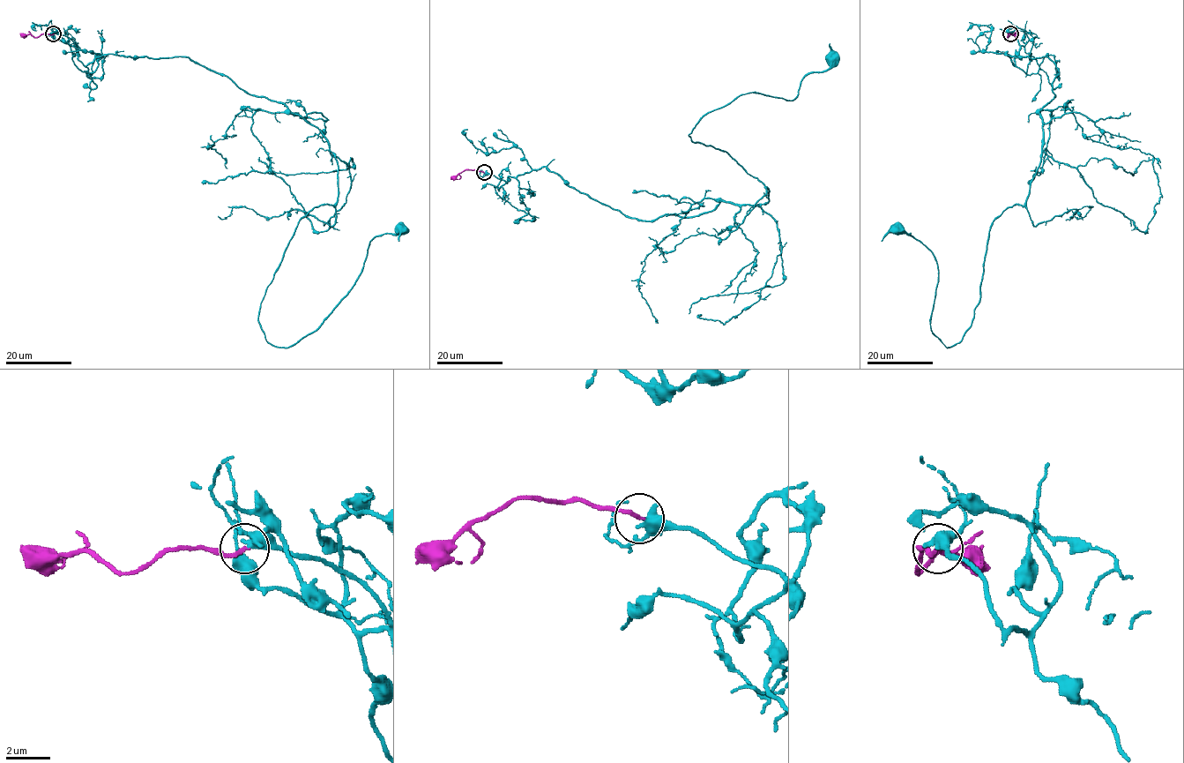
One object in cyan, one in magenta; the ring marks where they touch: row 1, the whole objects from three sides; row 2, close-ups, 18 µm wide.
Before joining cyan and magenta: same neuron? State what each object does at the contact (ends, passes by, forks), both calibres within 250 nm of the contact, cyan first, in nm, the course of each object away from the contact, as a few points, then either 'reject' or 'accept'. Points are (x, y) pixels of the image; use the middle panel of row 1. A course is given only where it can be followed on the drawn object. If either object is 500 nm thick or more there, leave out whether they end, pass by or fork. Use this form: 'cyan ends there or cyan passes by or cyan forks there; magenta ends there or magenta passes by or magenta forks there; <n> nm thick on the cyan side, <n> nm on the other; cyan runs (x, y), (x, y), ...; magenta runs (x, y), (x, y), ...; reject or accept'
cyan passes by; magenta ends there; 400 nm thick on the cyan side, 170 nm on the other; cyan runs (484, 173), (547, 167), (643, 220), (760, 205), (763, 185), (688, 135), (743, 94), (794, 98), (831, 59); magenta runs (484, 173), (465, 169), (450, 179); accept

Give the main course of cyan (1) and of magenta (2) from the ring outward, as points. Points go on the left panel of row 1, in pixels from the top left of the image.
1: (54, 33), (84, 65), (188, 57), (326, 140), (337, 200), (266, 288), (275, 347), (401, 229)
2: (53, 33), (41, 33), (34, 37), (20, 33)

